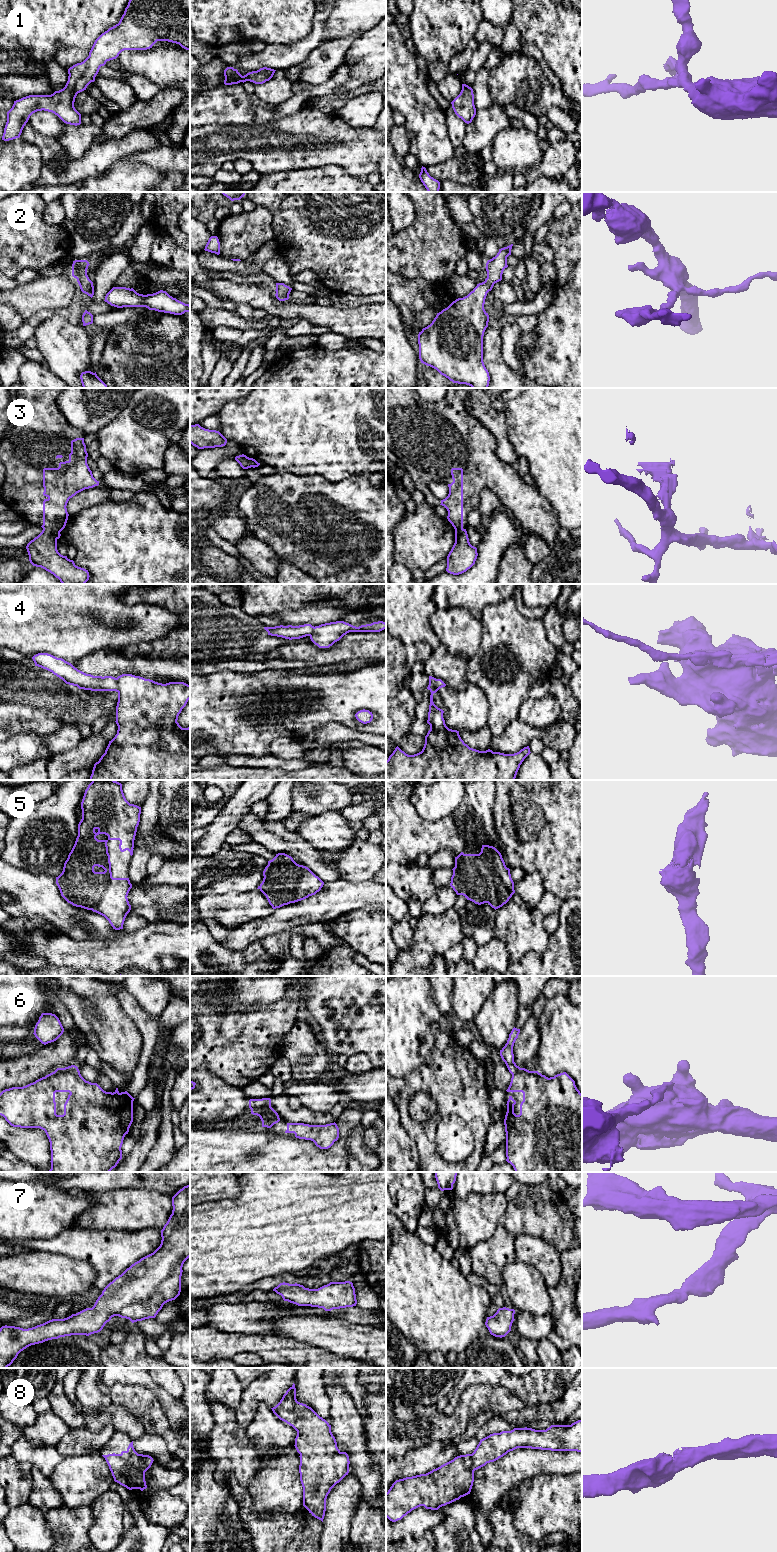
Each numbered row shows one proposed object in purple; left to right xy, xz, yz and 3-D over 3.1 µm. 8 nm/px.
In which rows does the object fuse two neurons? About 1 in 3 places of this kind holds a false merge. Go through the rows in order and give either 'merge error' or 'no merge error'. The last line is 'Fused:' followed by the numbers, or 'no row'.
1: no merge error
2: no merge error
3: merge error
4: merge error
5: no merge error
6: merge error
7: no merge error
8: no merge error
Fused: 3, 4, 6

